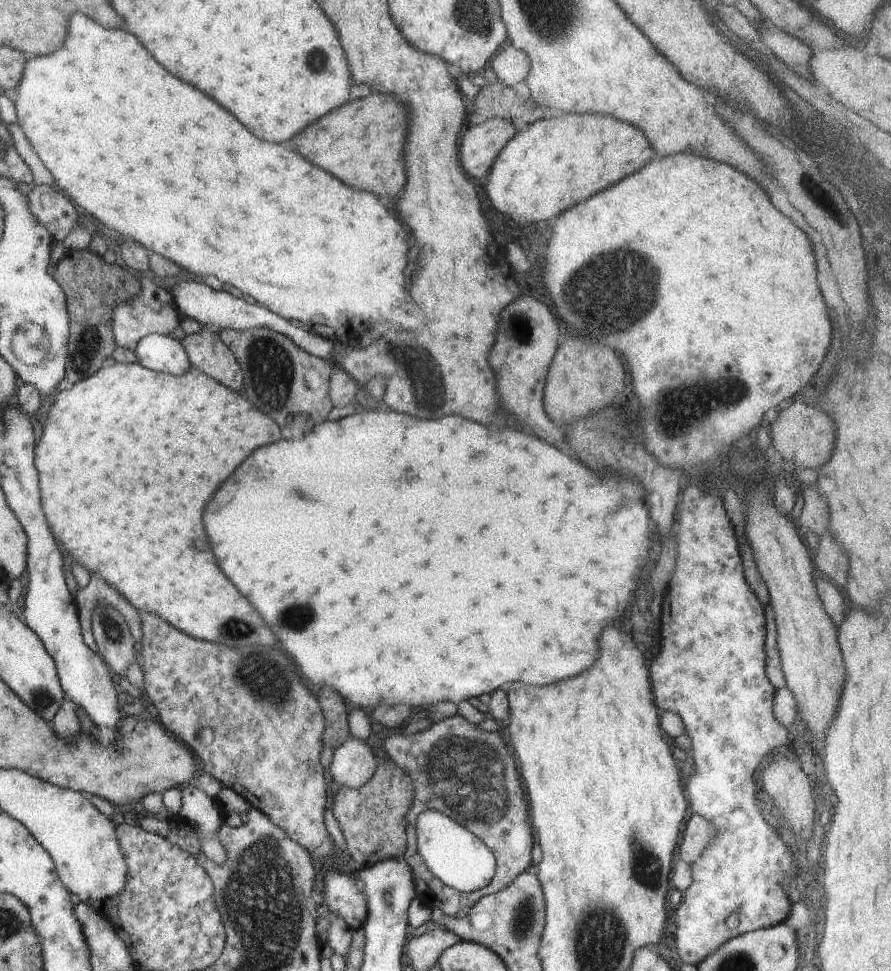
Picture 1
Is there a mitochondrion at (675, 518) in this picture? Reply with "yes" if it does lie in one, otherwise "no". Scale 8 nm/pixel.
no

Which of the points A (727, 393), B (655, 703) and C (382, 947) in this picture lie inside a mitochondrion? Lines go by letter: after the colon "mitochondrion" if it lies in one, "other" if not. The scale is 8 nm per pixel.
A: mitochondrion
B: other
C: other

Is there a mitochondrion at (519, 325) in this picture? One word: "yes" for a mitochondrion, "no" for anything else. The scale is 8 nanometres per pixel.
yes

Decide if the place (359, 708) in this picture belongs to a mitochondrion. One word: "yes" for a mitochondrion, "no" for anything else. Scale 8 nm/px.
no

